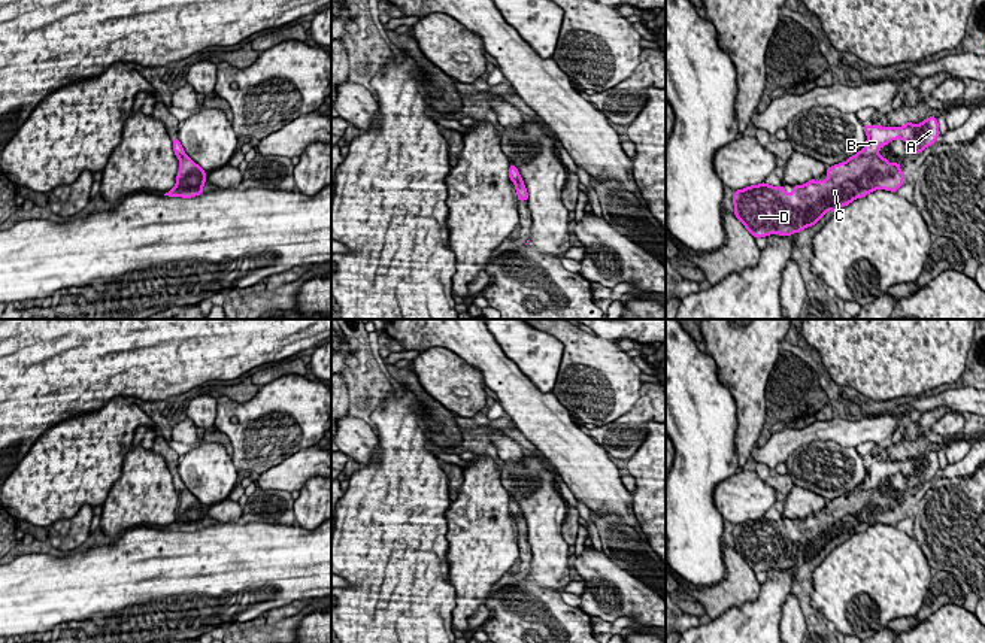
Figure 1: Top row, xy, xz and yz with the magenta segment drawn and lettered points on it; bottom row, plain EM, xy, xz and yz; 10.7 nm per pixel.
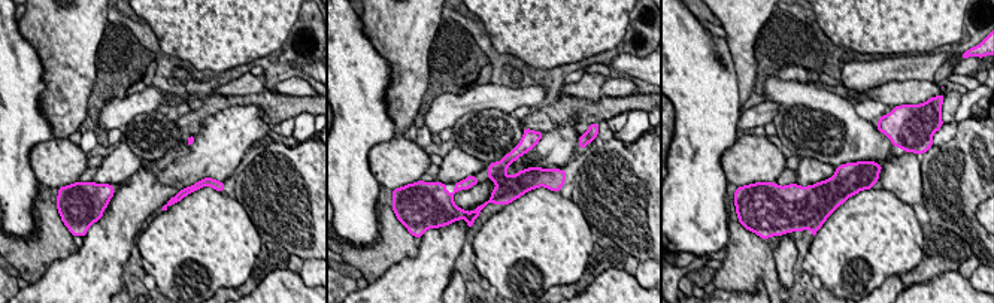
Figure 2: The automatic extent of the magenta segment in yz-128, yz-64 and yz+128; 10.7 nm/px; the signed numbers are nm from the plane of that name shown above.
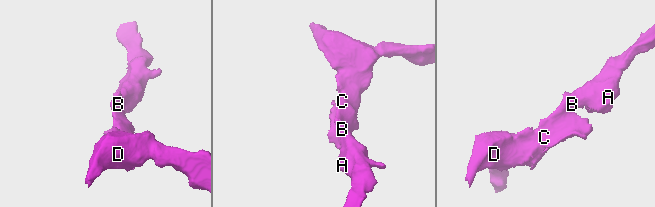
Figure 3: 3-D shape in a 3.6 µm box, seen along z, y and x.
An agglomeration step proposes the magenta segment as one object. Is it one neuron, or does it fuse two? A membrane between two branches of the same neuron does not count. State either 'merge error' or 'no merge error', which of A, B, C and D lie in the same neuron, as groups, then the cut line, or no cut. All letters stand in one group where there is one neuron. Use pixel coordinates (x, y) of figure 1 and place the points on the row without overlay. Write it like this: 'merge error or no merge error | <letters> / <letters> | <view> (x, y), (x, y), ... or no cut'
no merge error | A B C D | no cut

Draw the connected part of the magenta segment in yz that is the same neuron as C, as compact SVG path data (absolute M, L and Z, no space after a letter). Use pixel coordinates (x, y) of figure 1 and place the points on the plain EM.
M936 451L921 458L906 457L903 461L864 459L867 476L861 485L846 495L830 500L827 513L810 513L794 519L788 530L784 519L761 516L733 528L734 551L755 571L769 568L791 570L813 561L831 543L845 542L876 524L897 527L903 519L904 506L900 497L889 497L879 483L895 473L907 477L909 486L921 488L940 470Z

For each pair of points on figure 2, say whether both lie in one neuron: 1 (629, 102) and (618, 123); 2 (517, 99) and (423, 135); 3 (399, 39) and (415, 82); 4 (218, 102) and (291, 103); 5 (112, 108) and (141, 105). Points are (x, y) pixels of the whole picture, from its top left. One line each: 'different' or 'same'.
1: different
2: different
3: same
4: same
5: same

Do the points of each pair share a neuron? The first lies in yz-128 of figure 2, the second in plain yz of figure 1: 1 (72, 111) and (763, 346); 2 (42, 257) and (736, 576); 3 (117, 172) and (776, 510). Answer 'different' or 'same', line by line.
1: same
2: same
3: different

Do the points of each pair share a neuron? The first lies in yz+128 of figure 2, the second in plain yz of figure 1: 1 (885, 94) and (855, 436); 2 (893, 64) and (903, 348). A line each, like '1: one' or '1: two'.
1: one
2: two

